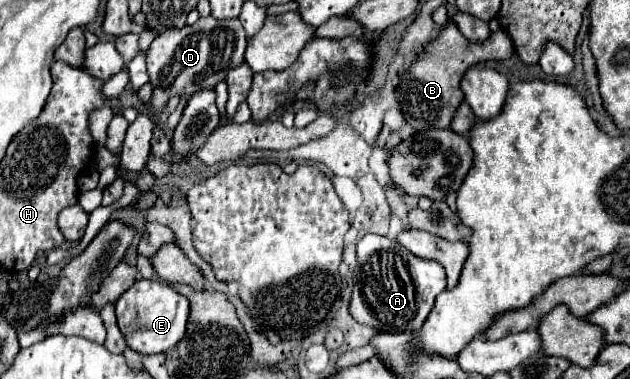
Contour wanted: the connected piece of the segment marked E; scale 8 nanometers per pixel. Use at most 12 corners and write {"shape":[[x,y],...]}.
{"shape":[[161,279],[117,299],[117,325],[141,355],[173,351],[189,301]]}

